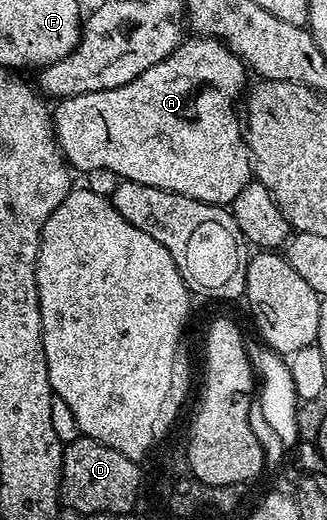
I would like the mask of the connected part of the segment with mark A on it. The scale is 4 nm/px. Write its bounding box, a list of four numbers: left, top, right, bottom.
[59,35,254,207]

